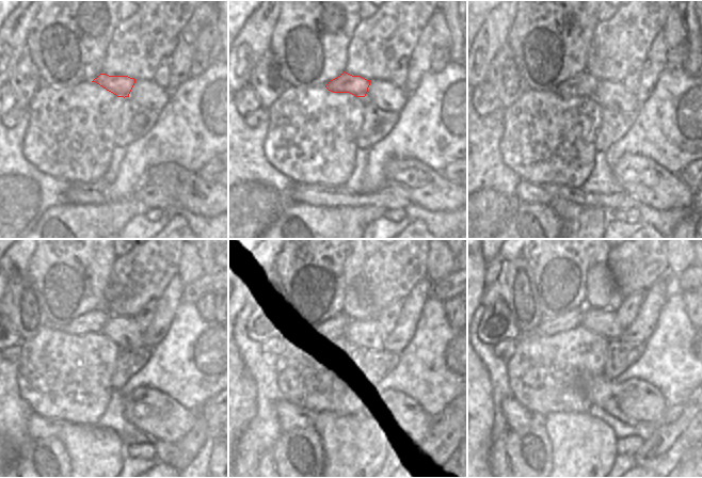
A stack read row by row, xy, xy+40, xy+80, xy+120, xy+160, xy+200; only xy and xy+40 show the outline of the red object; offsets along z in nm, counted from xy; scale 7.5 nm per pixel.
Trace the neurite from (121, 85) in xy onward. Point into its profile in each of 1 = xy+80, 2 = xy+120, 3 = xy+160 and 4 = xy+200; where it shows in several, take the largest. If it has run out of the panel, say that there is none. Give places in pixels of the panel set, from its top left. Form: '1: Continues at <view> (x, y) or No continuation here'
1: Continues at xy+80 (584, 84)
2: Continues at xy+120 (93, 322)
3: Continues at xy+160 (335, 323)
4: Continues at xy+200 (572, 320).

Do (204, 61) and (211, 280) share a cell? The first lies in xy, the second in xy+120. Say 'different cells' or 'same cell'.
same cell

